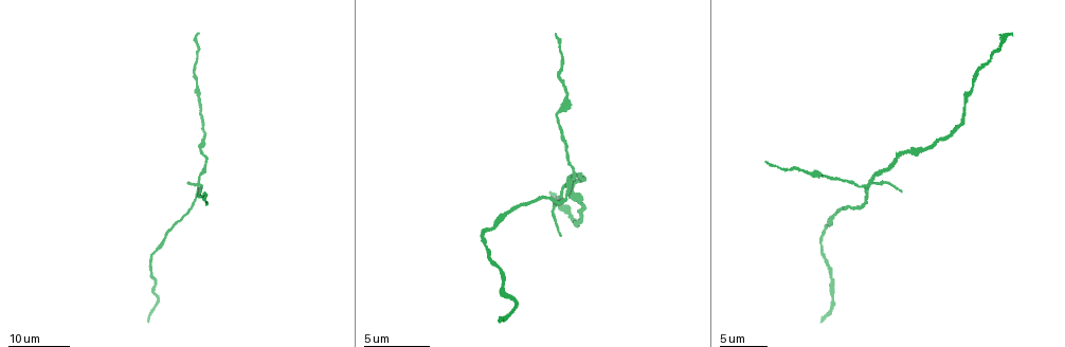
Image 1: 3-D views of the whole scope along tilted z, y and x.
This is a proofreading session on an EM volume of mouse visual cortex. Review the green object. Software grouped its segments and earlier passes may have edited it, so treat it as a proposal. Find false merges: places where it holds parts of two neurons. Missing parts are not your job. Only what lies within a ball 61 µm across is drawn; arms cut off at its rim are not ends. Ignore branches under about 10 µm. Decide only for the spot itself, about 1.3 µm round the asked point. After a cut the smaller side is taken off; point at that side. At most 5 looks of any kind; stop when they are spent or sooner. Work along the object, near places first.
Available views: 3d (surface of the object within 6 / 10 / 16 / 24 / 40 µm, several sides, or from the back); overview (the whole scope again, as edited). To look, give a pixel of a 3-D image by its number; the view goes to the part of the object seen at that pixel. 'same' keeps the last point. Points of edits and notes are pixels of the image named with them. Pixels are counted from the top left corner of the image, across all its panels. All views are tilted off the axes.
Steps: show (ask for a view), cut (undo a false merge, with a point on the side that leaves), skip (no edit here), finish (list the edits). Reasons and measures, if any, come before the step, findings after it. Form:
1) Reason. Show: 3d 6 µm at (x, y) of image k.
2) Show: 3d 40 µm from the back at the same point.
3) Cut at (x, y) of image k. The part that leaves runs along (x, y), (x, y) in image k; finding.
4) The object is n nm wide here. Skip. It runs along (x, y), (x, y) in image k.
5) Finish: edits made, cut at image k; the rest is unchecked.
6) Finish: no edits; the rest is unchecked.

Show: 3d 16 µm at (868, 189) of image 1.

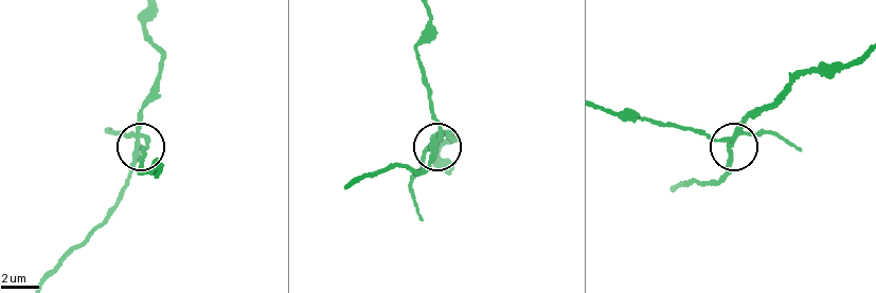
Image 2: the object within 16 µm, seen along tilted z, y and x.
Zoom in. Show: 3d 6 µm at (431, 147) of image 2.

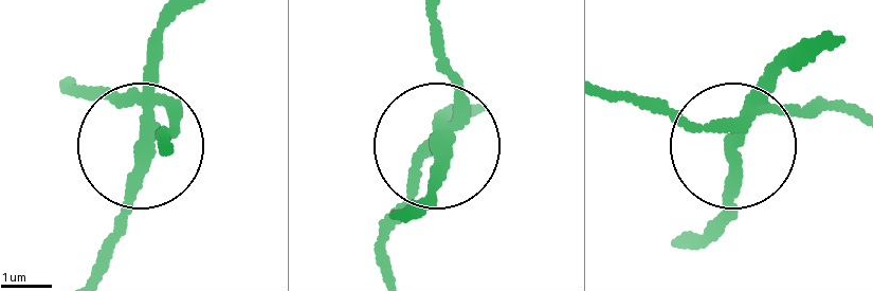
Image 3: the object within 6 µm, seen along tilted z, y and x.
The object is 240 nm wide here. Cut at (450, 72) of image 3. The part that leaves runs along (746, 113), (689, 123), (611, 94) in image 3; two neurons meet here.

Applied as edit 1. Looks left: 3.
Show: overview.

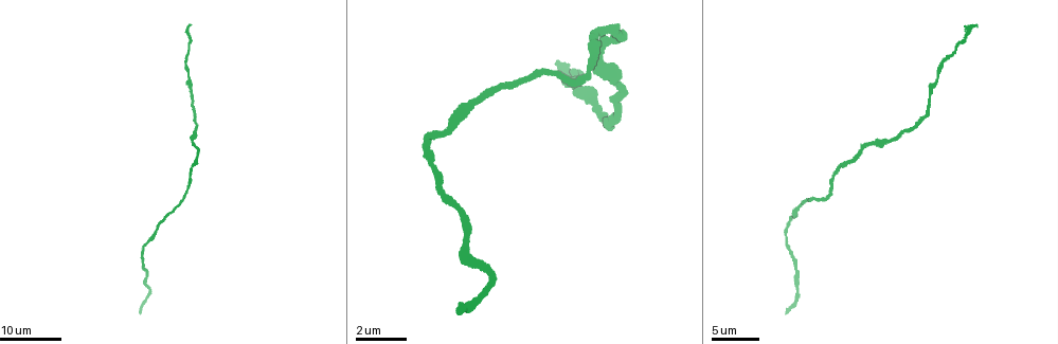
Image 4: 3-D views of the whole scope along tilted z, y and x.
Narrows sharply. Show: 3d 24 µm at (177, 206) of image 4.

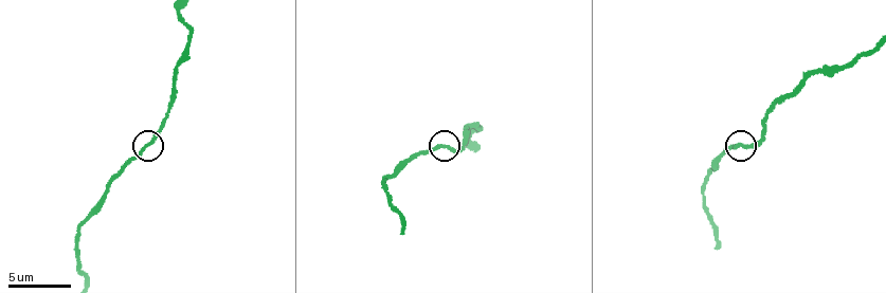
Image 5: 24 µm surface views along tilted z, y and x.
Show: 3d 10 µm at (145, 145) of image 5.

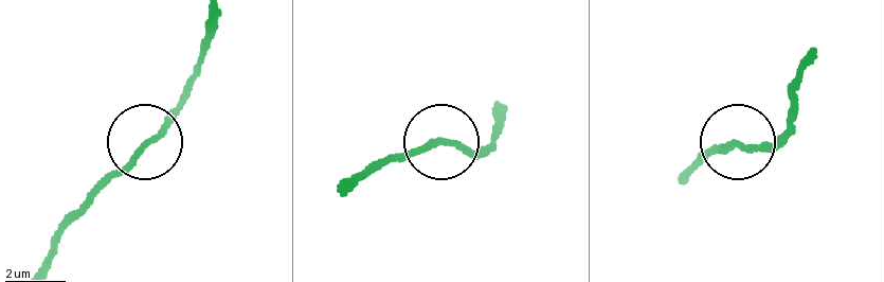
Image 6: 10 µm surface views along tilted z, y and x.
Skip. It runs along (208, 18), (208, 48), (180, 103), (77, 215) in image 6; continuous, no second neuron.

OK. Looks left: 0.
Finish: edits made, cut at image 3; the rest is unchecked.

